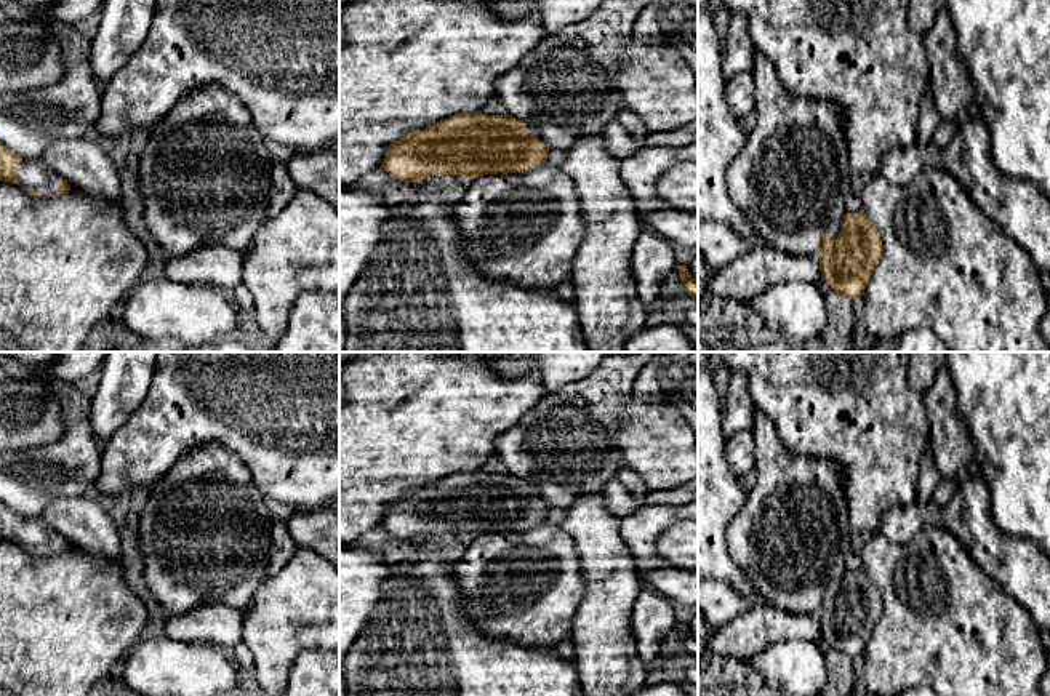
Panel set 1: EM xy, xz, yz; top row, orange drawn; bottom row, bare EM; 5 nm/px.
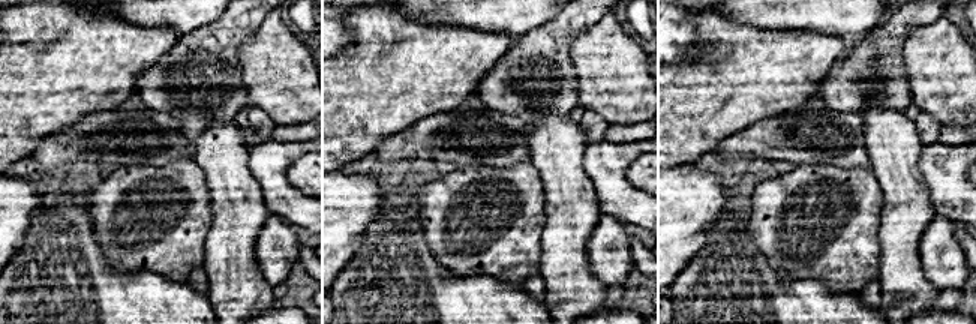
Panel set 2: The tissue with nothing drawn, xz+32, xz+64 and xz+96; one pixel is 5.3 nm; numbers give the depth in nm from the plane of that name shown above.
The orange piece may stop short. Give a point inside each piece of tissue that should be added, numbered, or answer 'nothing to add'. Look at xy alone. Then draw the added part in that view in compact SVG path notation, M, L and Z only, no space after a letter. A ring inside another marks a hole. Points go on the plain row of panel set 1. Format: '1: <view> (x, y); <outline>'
1: xy (34, 535); M42 517L21 518L16 526L19 544L26 550L38 550L42 554L59 552L59 536L45 523Z

